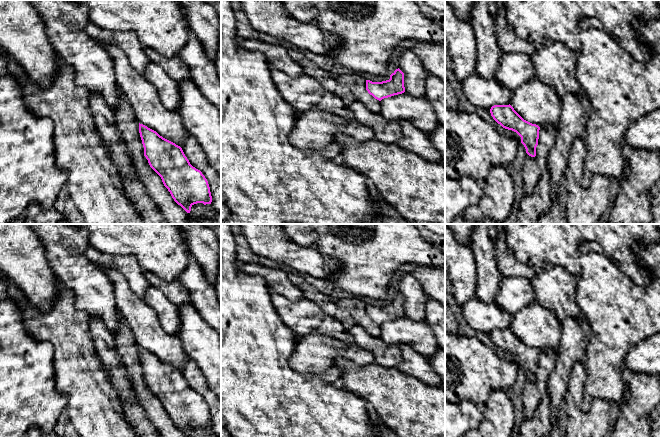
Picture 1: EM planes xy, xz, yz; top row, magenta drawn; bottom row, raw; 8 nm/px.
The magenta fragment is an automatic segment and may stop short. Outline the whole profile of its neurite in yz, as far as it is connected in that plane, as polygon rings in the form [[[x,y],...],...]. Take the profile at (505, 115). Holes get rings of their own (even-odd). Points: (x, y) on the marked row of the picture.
[[[510,104],[494,105],[490,109],[490,113],[493,119],[503,128],[512,130],[521,137],[521,143],[529,156],[536,156],[540,130],[538,125],[524,120]]]

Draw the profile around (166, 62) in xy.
[[[145,47],[145,53],[150,61],[153,60],[159,64],[167,72],[168,76],[177,83],[191,79],[189,67],[179,56],[165,57],[148,47]]]

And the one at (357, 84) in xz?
[[[343,74],[336,77],[336,81],[340,86],[348,87],[355,97],[355,101],[363,103],[369,110],[379,113],[380,111],[380,101],[375,99],[366,90],[366,79],[357,76]]]

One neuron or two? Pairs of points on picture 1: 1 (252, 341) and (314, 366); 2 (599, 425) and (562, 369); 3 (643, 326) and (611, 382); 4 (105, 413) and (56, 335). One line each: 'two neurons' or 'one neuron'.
1: two neurons
2: two neurons
3: one neuron
4: one neuron

